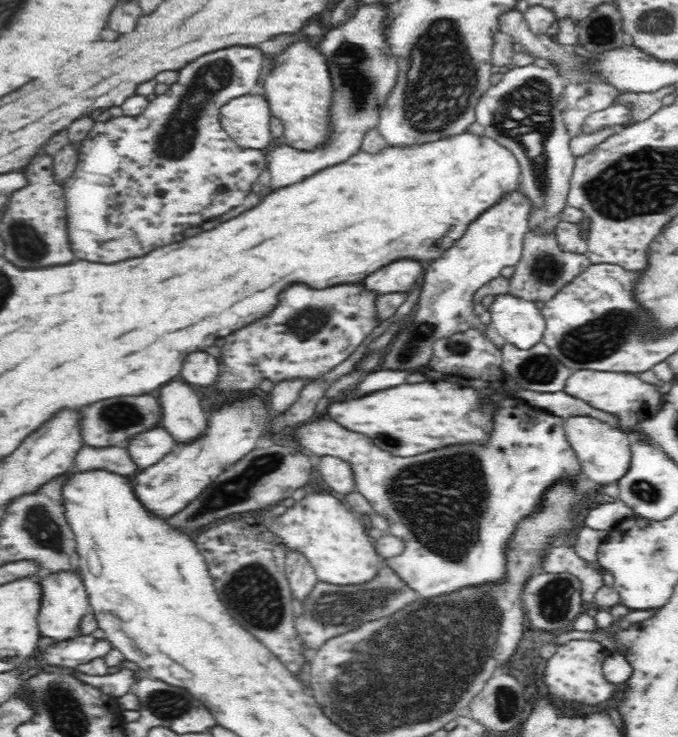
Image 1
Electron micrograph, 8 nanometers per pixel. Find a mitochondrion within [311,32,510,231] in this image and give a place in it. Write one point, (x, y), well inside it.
(351, 61)

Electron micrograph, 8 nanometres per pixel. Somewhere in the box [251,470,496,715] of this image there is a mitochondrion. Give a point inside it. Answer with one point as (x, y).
(327, 607)

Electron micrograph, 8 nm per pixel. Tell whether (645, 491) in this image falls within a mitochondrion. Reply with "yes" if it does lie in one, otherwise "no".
yes

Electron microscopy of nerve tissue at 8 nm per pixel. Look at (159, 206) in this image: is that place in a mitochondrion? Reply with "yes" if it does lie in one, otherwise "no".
no

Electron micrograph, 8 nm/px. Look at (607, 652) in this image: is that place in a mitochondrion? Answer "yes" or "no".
no

